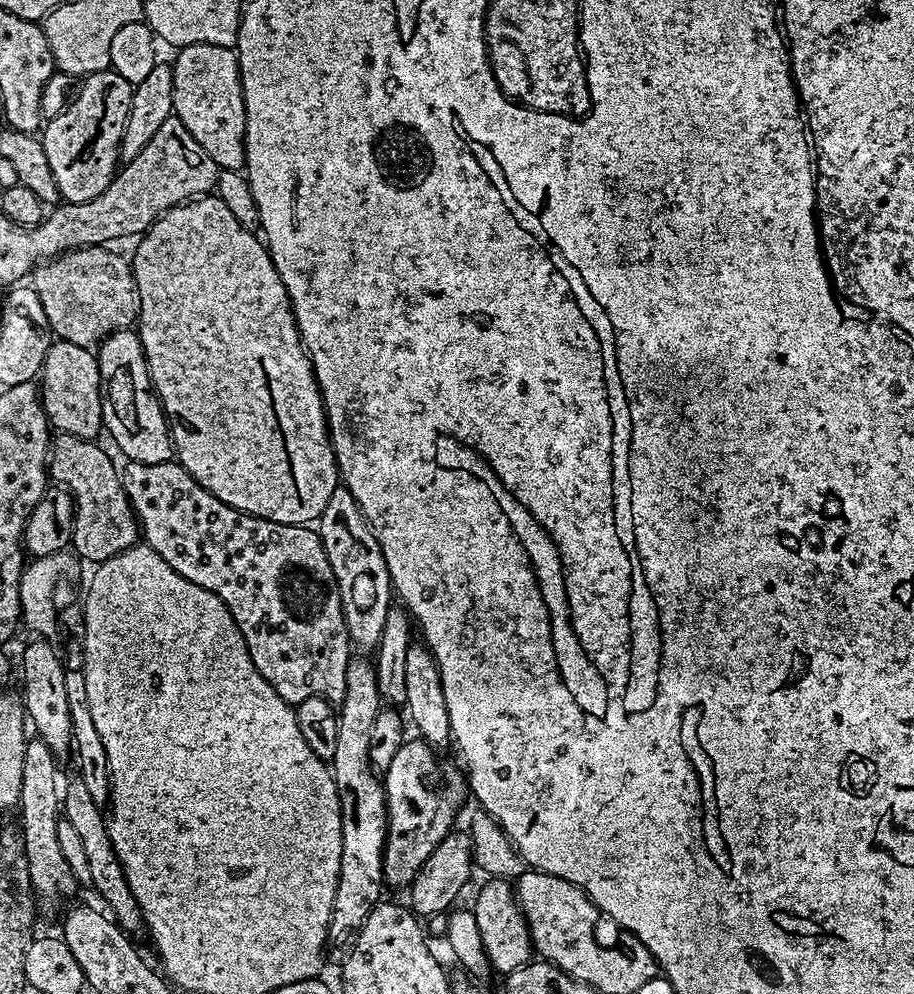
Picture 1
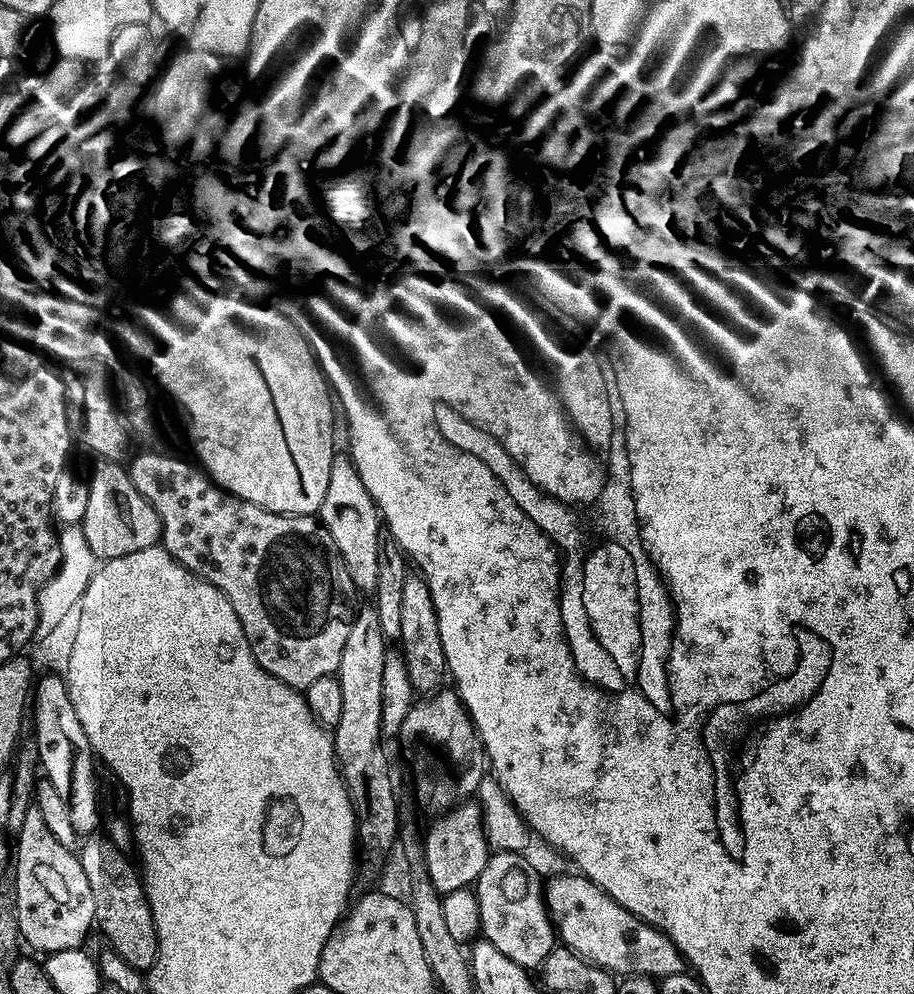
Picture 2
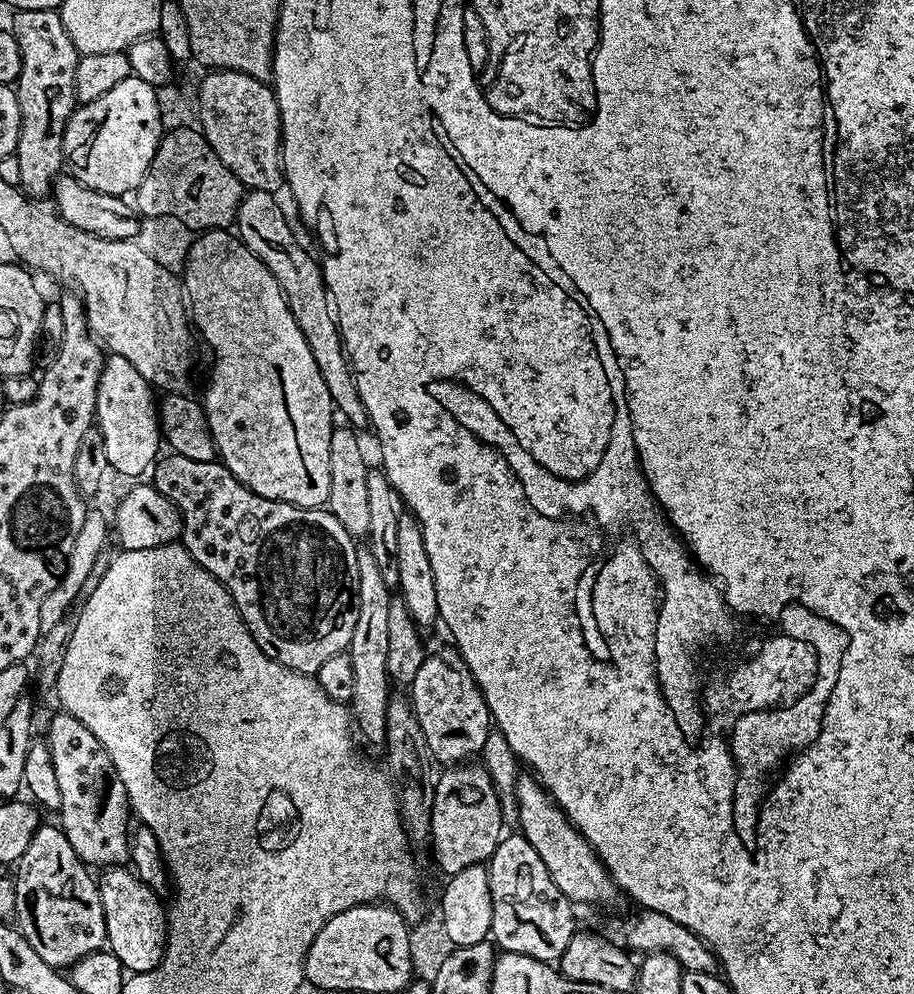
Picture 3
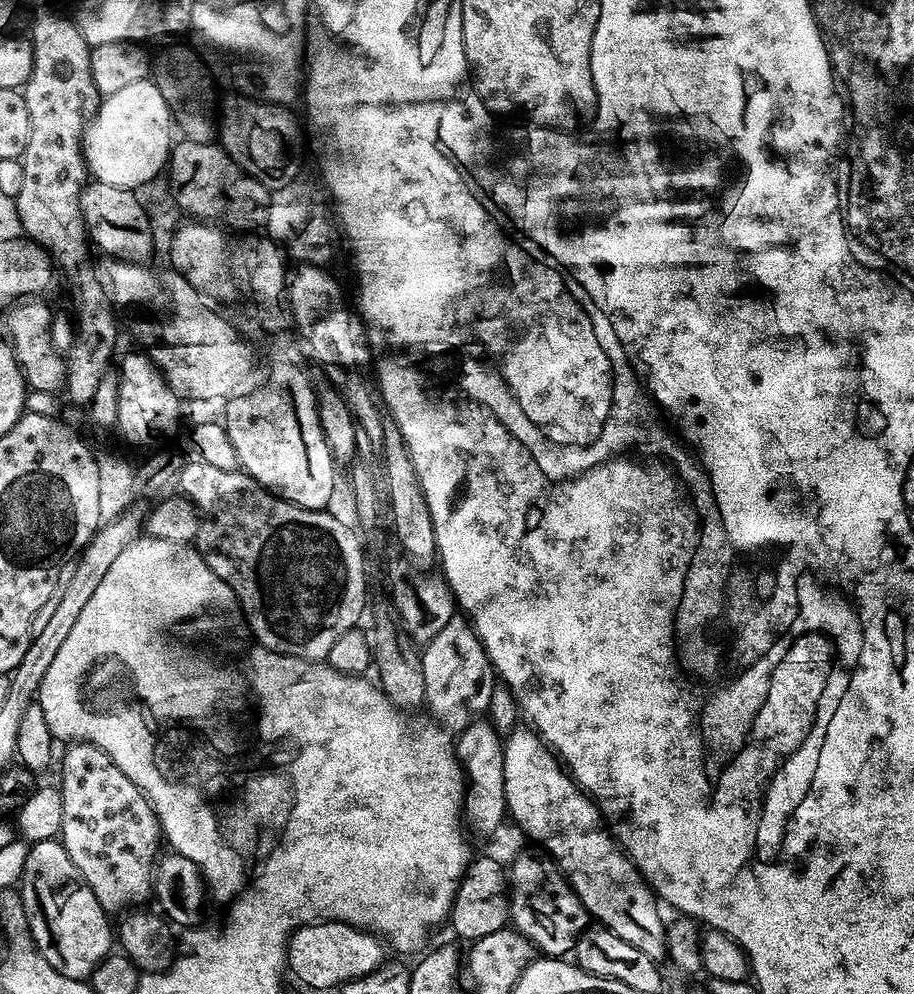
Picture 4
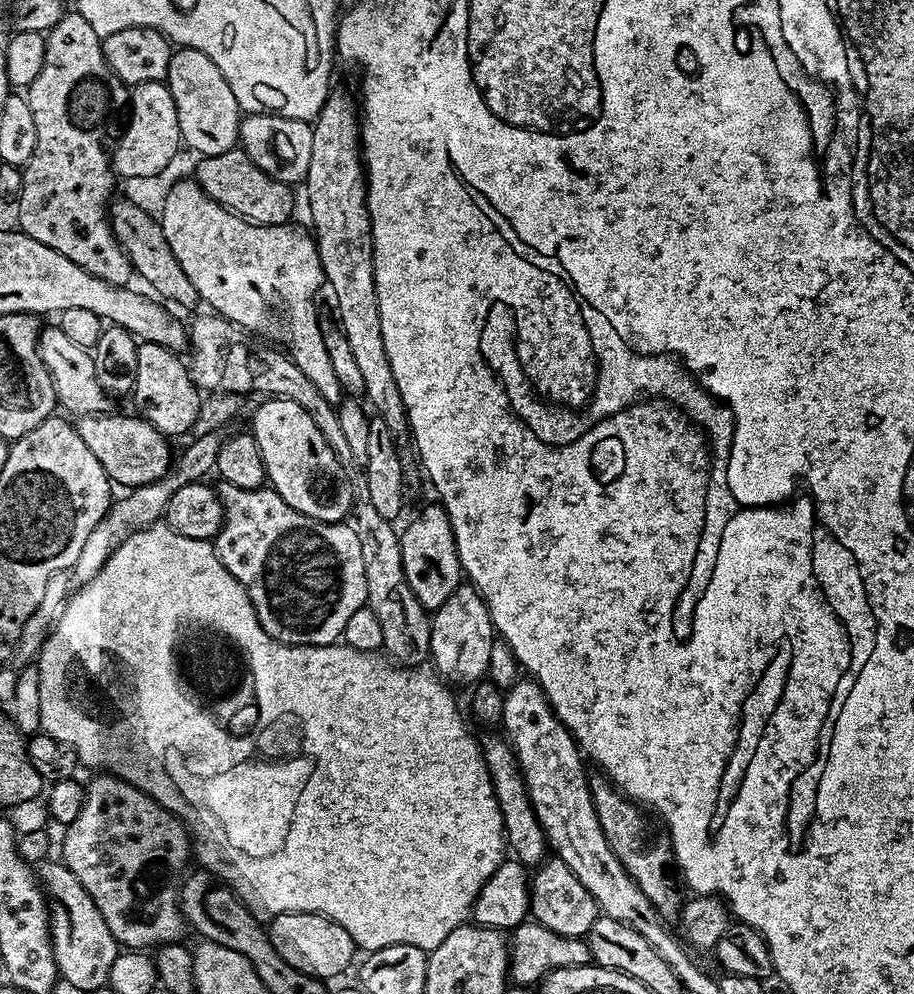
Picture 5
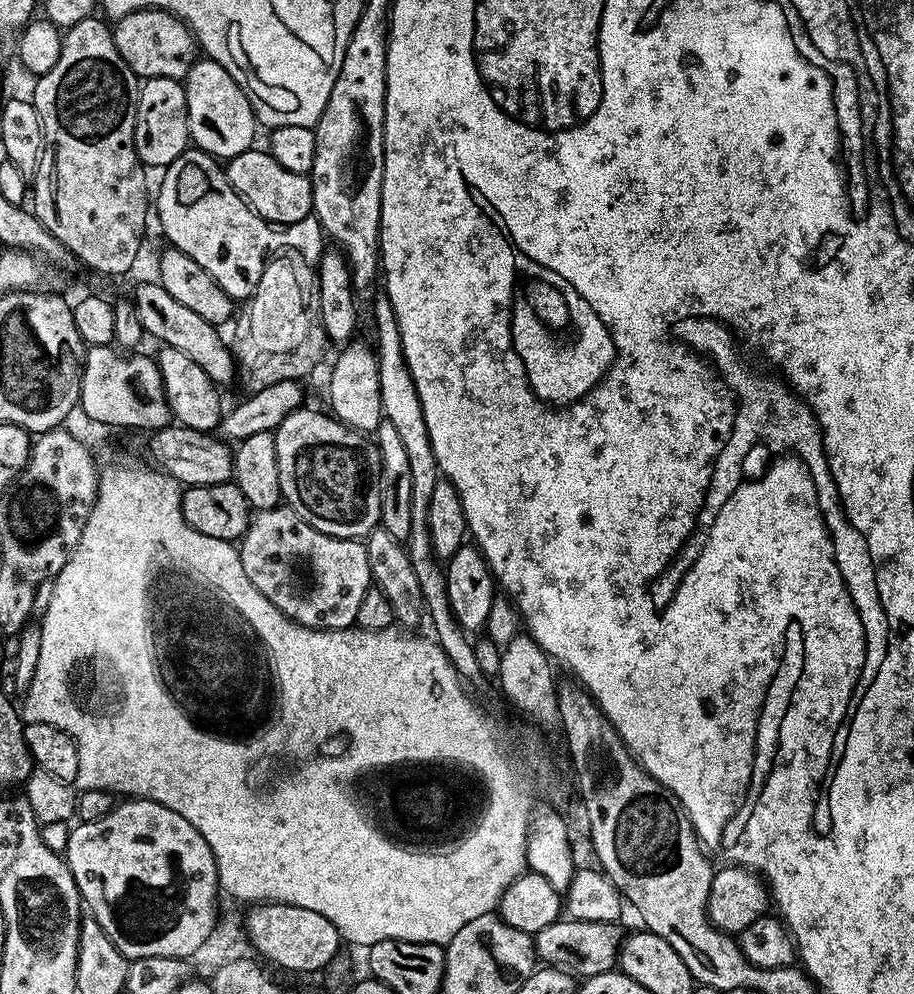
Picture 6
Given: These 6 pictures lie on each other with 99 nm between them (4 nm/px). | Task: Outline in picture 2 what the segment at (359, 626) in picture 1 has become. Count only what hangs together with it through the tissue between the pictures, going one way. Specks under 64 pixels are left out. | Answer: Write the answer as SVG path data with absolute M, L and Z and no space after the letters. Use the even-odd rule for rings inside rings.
M333 455L330 486L326 486L326 498L320 507L318 519L330 534L330 538L334 538L334 546L344 560L353 589L360 591L361 588L362 591L372 594L375 593L378 582L378 546L382 539L382 521L376 510L376 503L362 484L351 455L343 455Z

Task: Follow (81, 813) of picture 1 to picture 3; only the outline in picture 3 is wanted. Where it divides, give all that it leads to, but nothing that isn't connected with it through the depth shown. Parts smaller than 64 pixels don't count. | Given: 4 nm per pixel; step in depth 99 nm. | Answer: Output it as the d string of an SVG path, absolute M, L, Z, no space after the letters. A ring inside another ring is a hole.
M113 866L111 868L105 868L99 873L98 887L100 889L100 901L102 902L102 910L104 911L104 917L106 918L106 948L107 951L113 952L118 958L118 962L122 962L122 966L129 973L135 974L138 972L149 972L154 970L154 966L158 966L162 962L164 957L164 951L168 945L168 913L166 911L165 901L160 901L161 897L154 890L150 890L150 886L146 886L137 878L135 872L128 866Z

